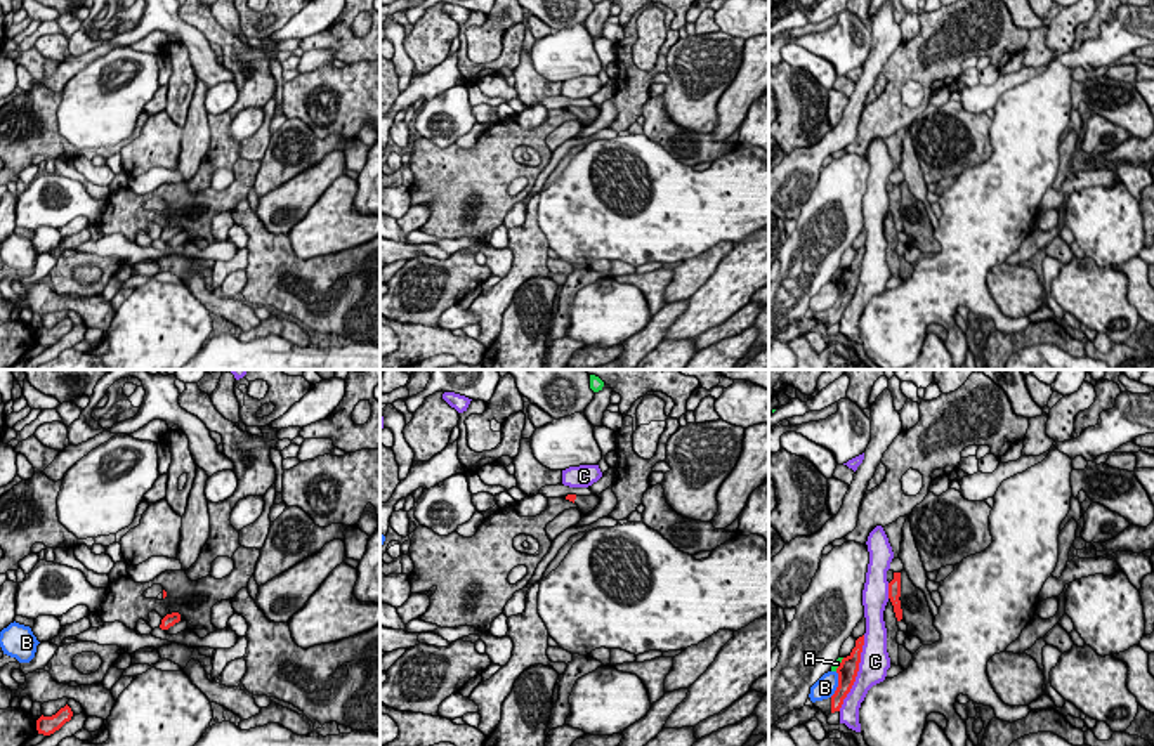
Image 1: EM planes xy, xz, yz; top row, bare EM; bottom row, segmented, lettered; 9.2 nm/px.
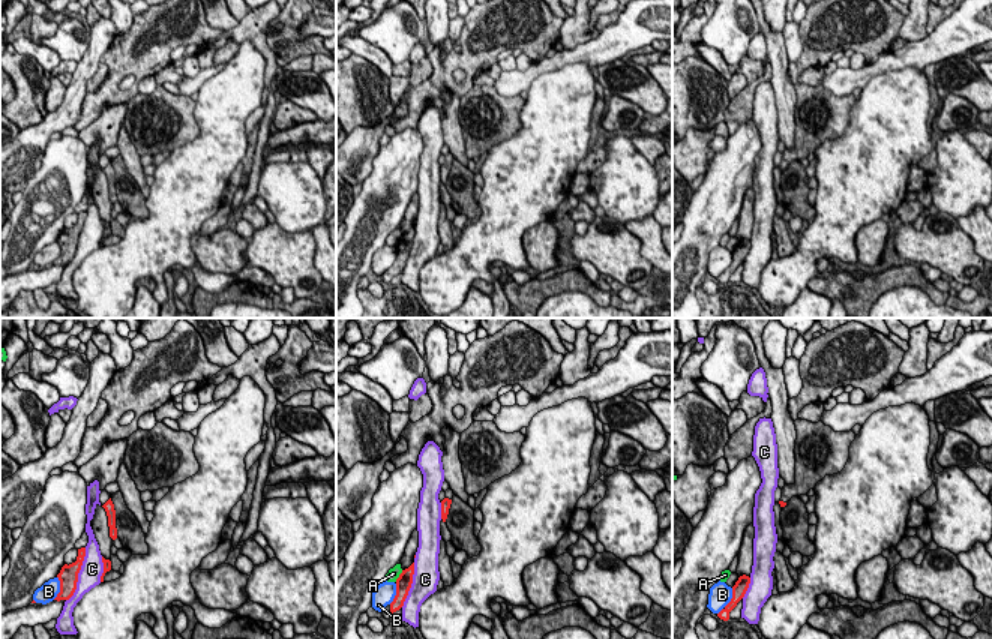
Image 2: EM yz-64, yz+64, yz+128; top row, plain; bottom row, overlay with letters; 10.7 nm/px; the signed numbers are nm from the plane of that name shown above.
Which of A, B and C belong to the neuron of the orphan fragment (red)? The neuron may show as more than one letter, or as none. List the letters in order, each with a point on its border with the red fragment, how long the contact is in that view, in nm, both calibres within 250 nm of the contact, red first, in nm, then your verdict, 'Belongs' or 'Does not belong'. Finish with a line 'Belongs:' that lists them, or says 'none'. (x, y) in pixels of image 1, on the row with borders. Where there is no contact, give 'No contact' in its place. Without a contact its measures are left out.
A: Touches red at yz (840, 665). Shared border 150 nm. Thickness 190 nm (red) against 60 nm. Does not belong
B: Touches red at yz (839, 684). Shared border 240 nm. Thickness 190 nm (red) against 200 nm. Does not belong
C: Touches red at yz (856, 674). Shared border 750 nm. Thickness 190 nm (red) against 280 nm. Does not belong
Belongs: none

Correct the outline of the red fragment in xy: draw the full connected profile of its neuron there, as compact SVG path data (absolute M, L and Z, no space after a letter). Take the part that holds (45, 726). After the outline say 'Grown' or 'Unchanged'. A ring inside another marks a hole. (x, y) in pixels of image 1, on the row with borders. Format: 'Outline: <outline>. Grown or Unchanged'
Outline: M66 704L64 708L61 708L56 715L52 717L40 717L36 720L36 730L38 734L43 734L43 736L50 736L54 734L56 730L59 730L66 722L69 722L73 717L73 711L71 708Z. Unchanged

